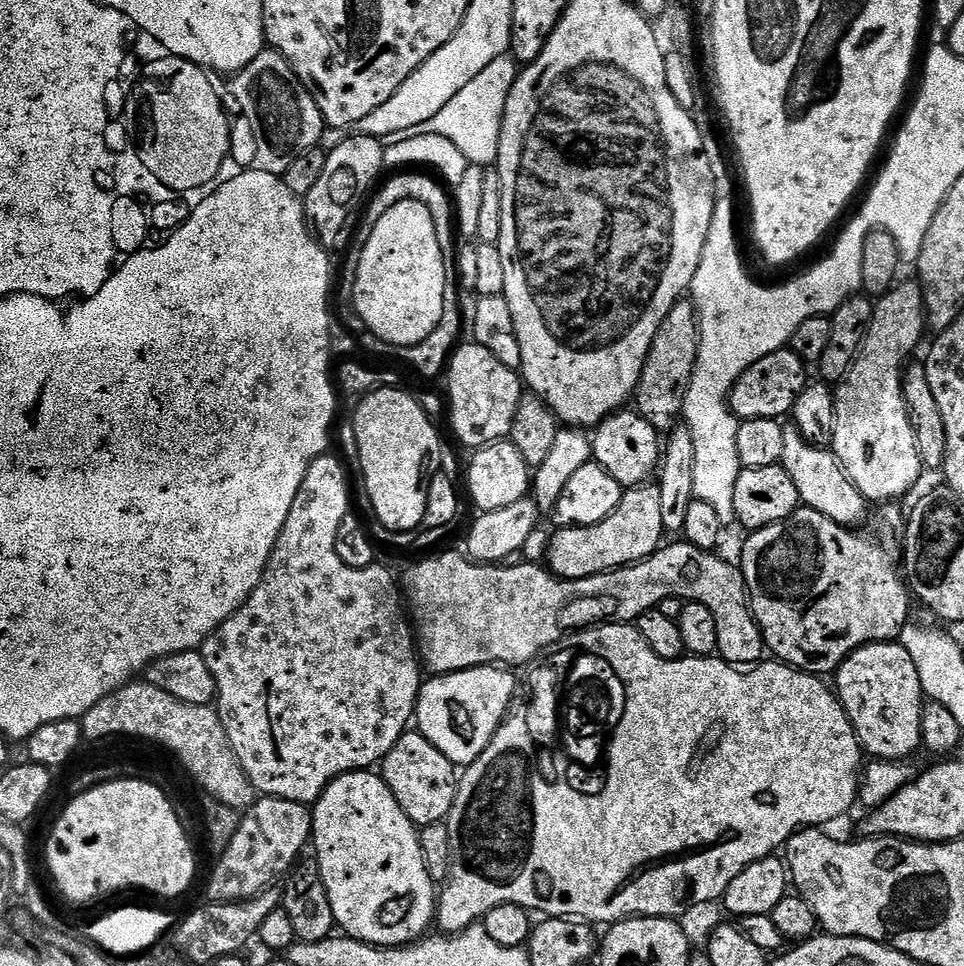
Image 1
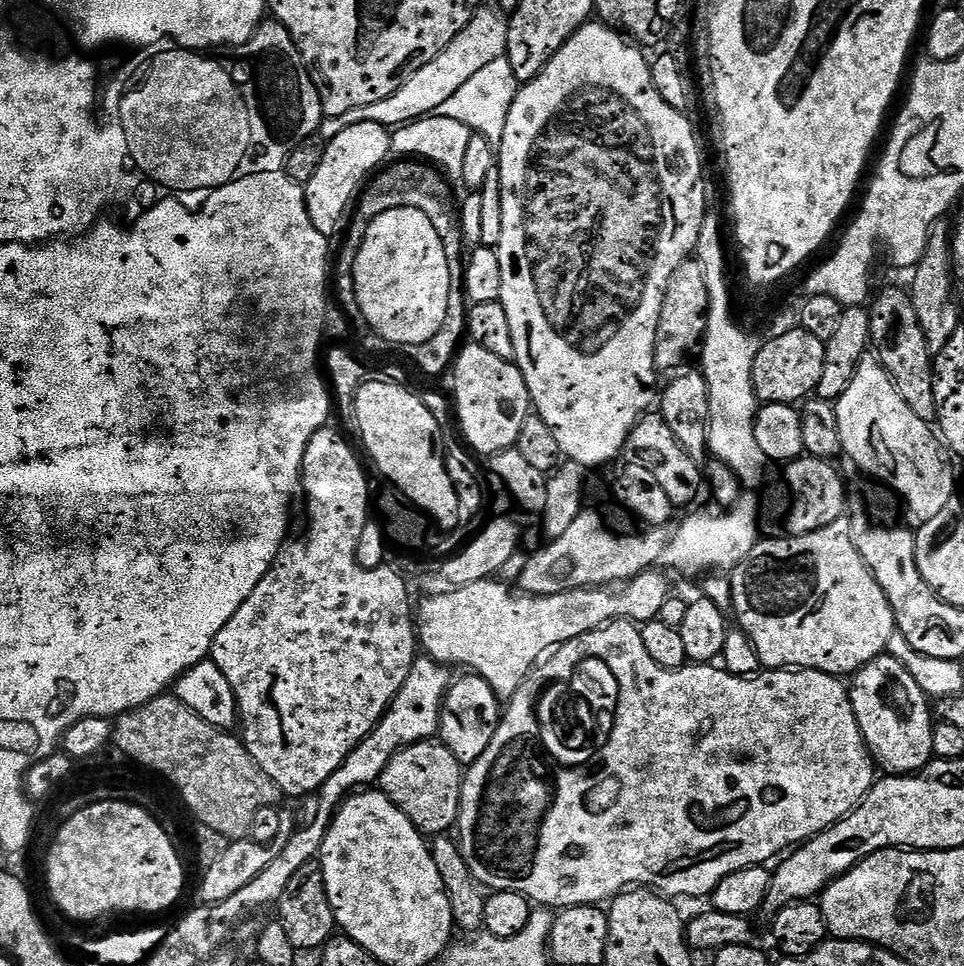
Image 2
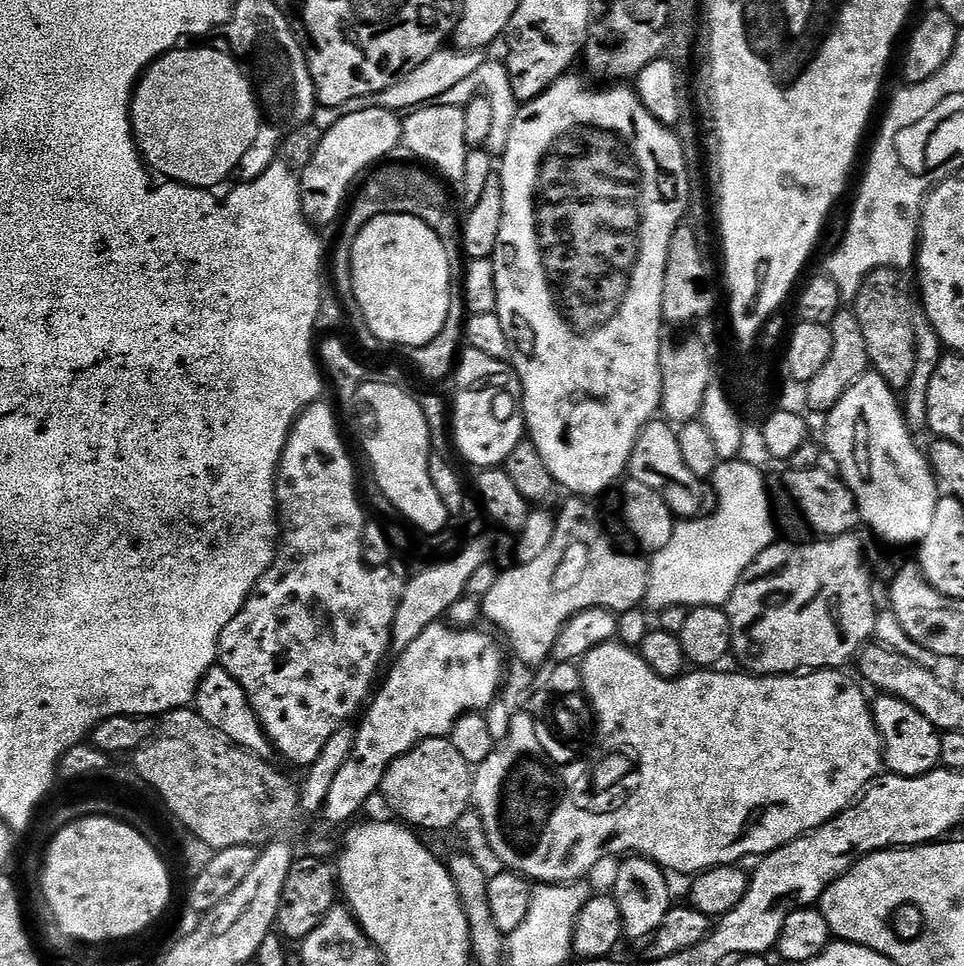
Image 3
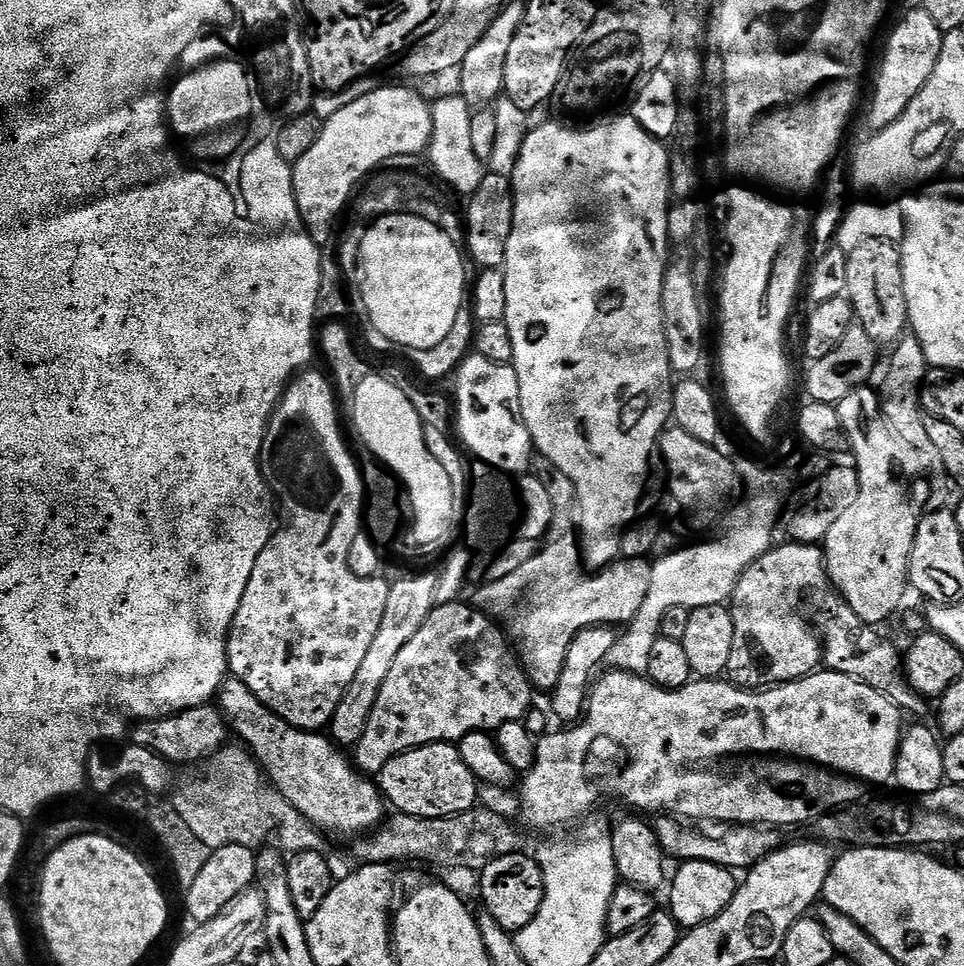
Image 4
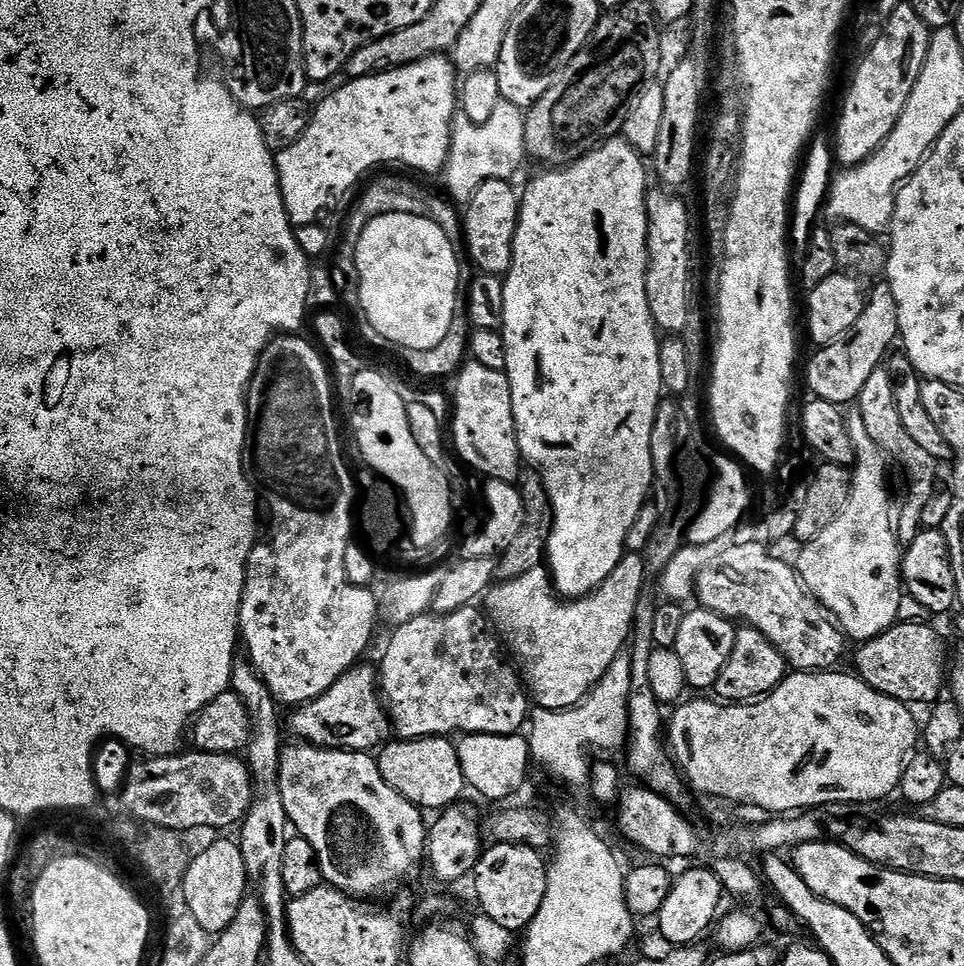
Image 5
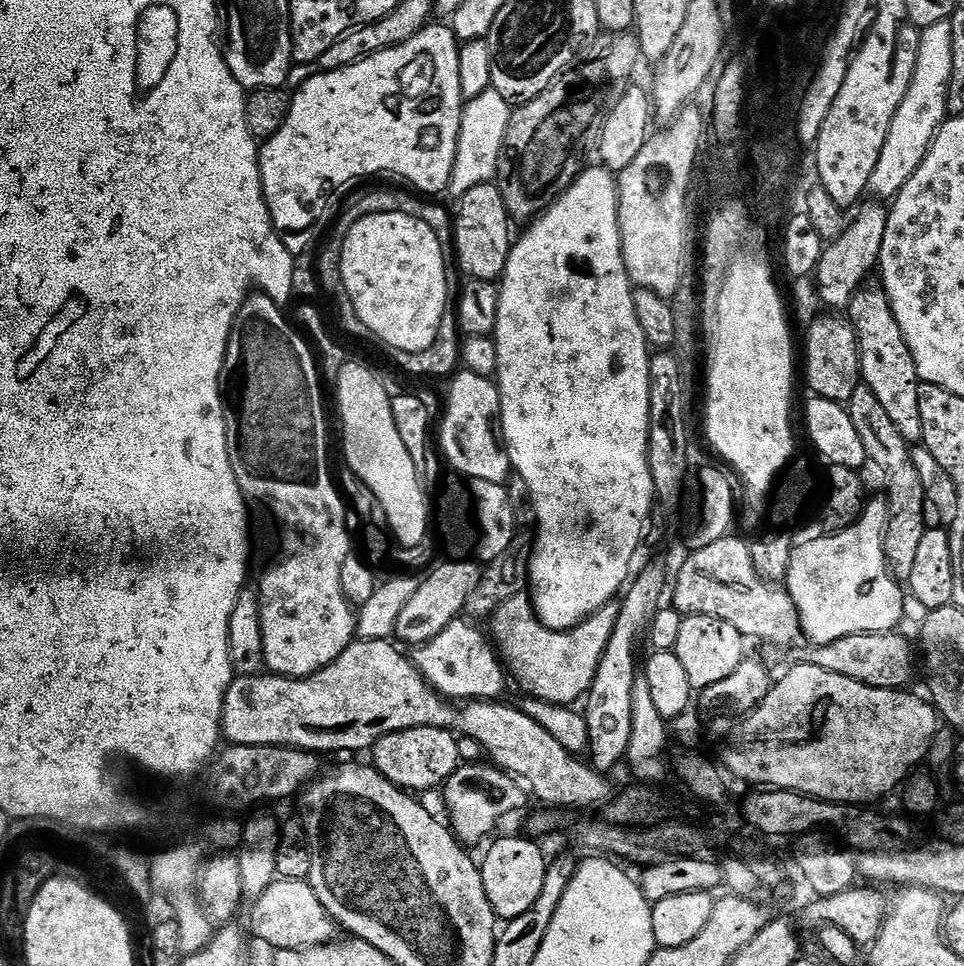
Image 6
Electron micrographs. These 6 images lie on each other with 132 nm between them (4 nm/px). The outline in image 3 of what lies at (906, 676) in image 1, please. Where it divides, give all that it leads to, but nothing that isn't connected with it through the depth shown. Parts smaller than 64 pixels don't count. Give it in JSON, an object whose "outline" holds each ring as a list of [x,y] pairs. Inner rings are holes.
{"outline":[[[885,696],[875,697],[872,704],[872,716],[876,719],[876,728],[884,746],[884,764],[887,771],[894,776],[925,776],[927,772],[935,772],[940,764],[940,738],[941,733],[910,702],[902,702],[902,698]]]}

